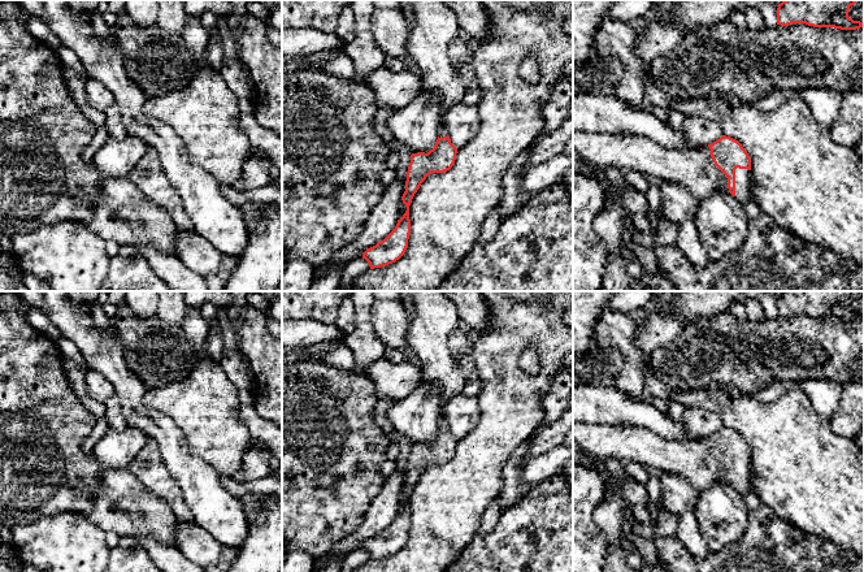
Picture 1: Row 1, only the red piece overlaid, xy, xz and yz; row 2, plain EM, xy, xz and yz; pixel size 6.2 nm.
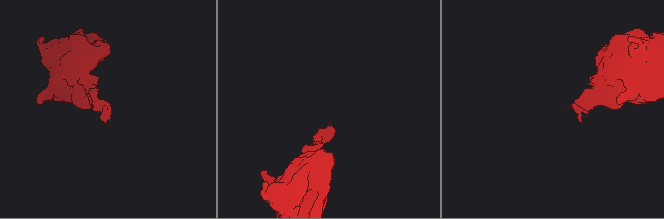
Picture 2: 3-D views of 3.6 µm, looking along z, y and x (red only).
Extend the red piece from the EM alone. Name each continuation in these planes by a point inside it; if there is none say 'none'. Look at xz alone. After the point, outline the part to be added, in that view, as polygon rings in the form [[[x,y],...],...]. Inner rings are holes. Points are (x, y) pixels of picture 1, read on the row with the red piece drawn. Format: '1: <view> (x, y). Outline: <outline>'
1: xz (434, 25). Outline: [[[408,0],[413,22],[408,32],[408,56],[420,66],[422,87],[439,94],[442,105],[438,136],[447,136],[443,114],[463,101],[466,92],[459,69],[451,62],[448,44],[463,34],[456,14],[442,0]]]

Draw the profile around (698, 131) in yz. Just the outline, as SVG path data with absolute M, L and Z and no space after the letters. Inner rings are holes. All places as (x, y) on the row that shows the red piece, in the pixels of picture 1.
M685 117L681 130L687 150L700 150L724 135L716 122L704 117Z

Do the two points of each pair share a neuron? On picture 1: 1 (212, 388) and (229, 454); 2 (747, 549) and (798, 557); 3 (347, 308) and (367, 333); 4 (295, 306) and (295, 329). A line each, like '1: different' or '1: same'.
1: same
2: same
3: different
4: different

